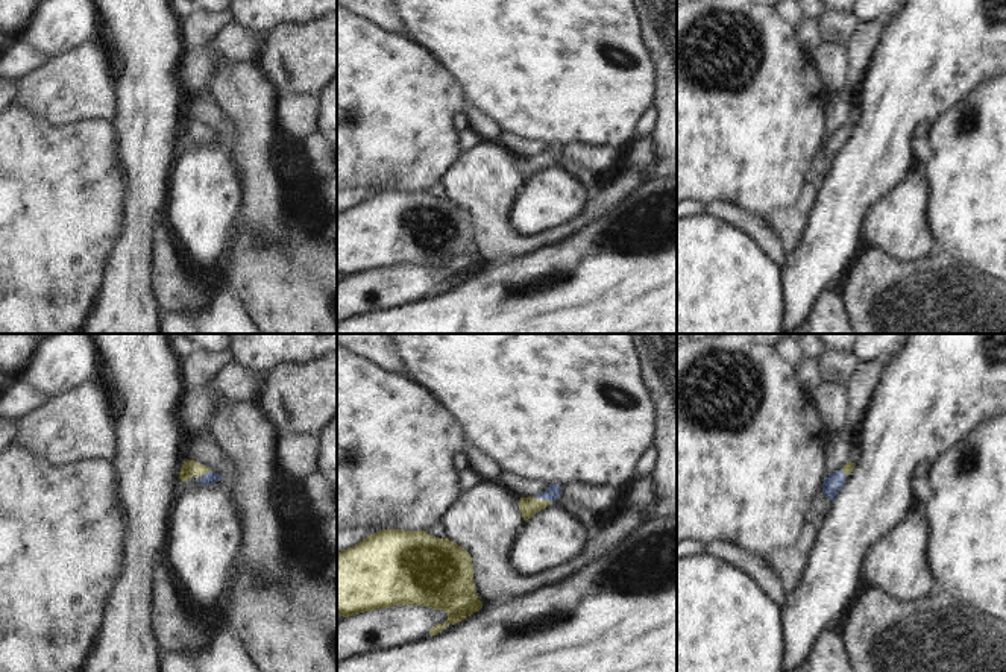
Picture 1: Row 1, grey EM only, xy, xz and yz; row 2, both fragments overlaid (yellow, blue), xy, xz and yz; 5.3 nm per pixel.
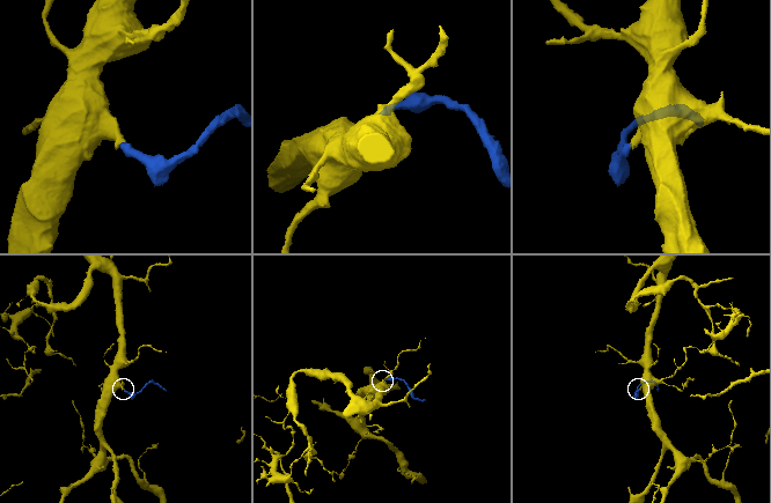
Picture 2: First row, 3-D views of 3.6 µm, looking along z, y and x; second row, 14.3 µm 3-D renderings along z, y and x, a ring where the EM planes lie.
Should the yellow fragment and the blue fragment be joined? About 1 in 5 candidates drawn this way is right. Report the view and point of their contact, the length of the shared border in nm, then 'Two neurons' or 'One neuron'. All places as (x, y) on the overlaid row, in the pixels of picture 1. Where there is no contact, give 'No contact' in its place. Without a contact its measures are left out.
Touches yellow at xz (543, 501). Shared border 90 nm. One neuron.

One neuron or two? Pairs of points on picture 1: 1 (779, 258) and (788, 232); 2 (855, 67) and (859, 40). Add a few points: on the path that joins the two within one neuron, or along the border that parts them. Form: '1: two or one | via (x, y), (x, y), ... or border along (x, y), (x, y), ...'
1: two | border along (762, 217), (788, 254)
2: one | via (859, 61), (859, 46)

